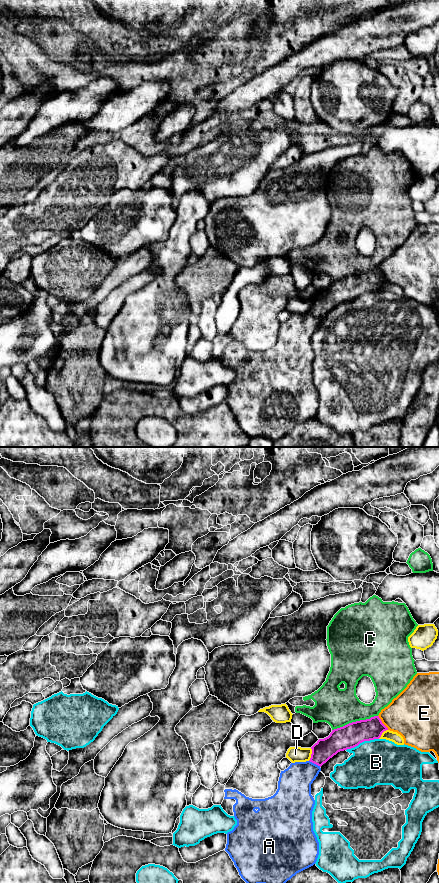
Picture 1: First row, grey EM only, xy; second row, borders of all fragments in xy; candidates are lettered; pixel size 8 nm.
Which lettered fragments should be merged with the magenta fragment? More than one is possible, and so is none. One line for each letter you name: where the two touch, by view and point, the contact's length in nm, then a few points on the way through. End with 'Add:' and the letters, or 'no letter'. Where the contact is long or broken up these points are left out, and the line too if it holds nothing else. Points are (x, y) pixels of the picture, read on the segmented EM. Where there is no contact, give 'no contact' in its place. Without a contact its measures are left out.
Add: no letter

